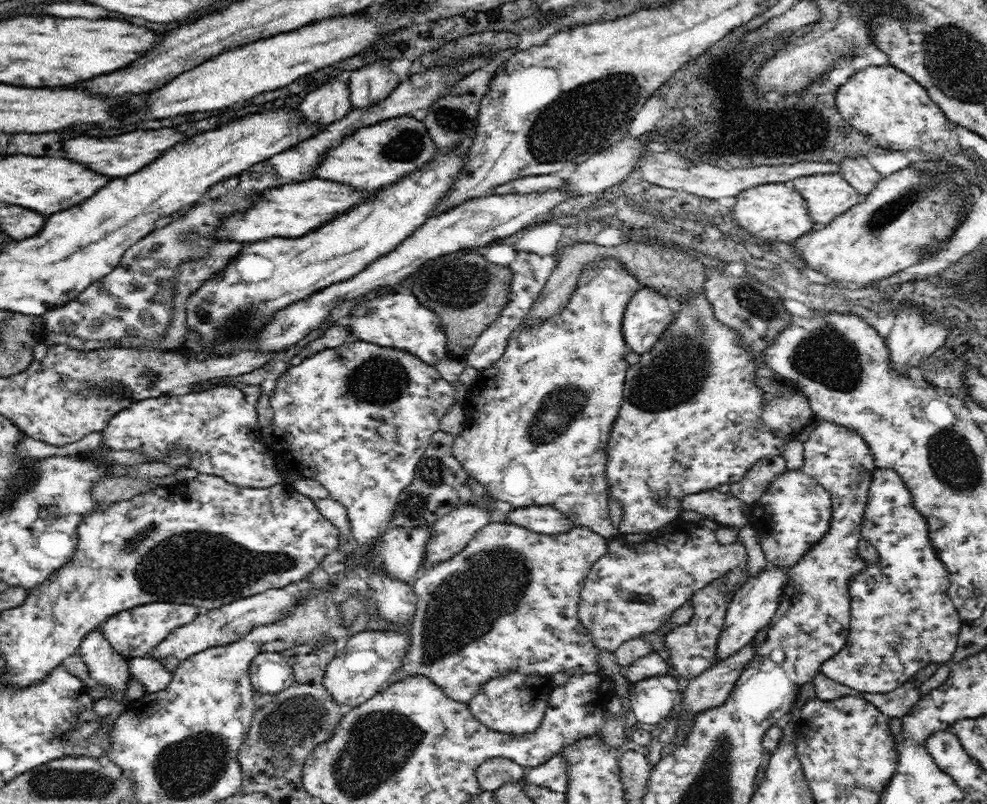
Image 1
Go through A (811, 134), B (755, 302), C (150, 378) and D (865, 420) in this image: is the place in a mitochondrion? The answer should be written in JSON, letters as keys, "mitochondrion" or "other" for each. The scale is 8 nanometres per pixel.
{"A":"mitochondrion","B":"mitochondrion","C":"mitochondrion","D":"other"}

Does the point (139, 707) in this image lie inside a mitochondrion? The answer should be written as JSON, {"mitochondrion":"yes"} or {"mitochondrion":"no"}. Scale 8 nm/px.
{"mitochondrion":"no"}

